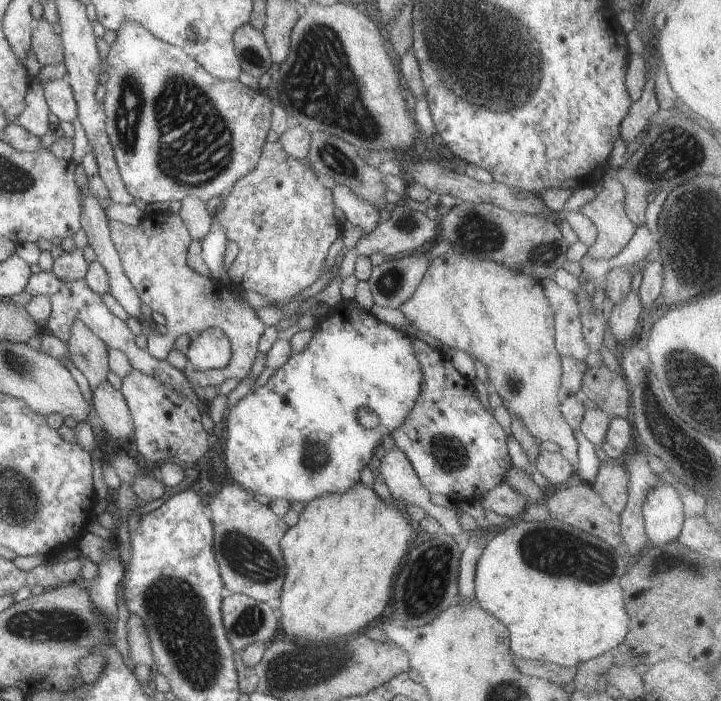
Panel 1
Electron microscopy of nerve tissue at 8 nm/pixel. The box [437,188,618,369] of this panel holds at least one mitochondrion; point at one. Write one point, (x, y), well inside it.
(471, 233)

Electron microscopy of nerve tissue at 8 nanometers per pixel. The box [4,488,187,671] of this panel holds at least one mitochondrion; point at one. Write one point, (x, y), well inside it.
(54, 624)

